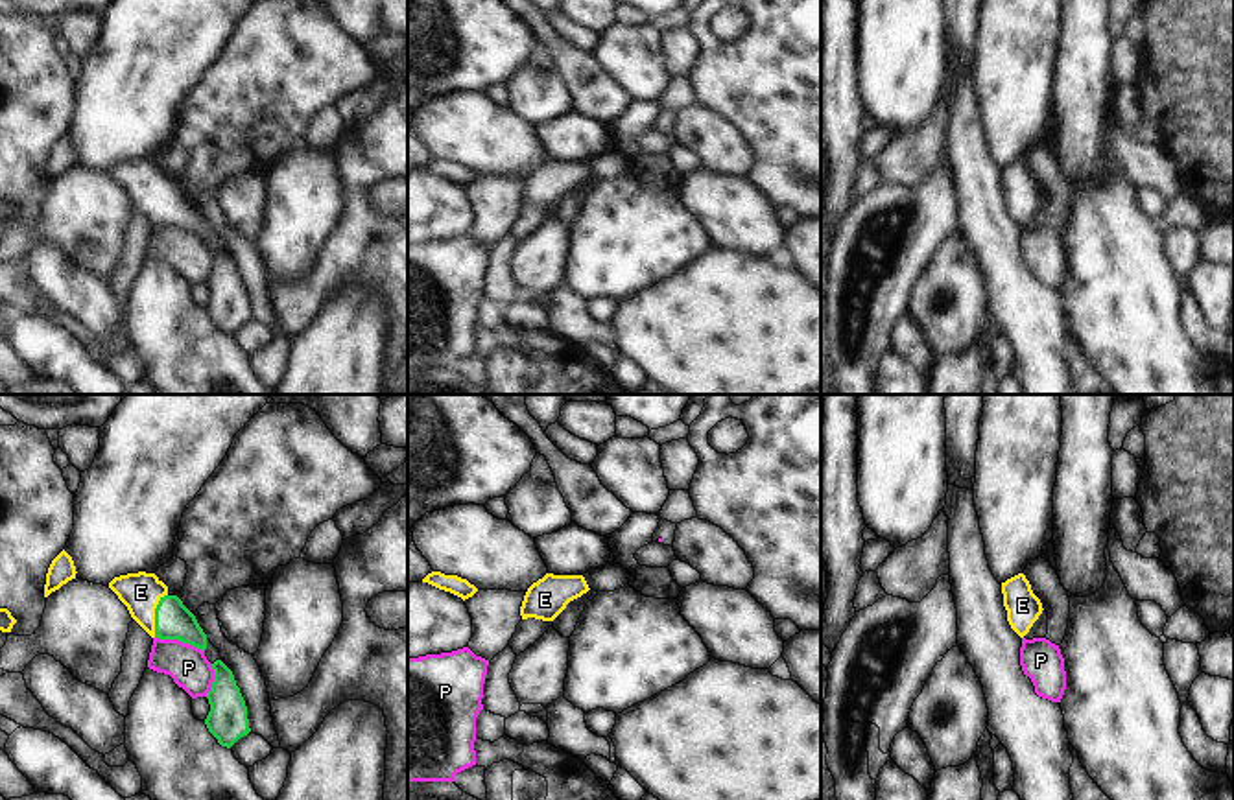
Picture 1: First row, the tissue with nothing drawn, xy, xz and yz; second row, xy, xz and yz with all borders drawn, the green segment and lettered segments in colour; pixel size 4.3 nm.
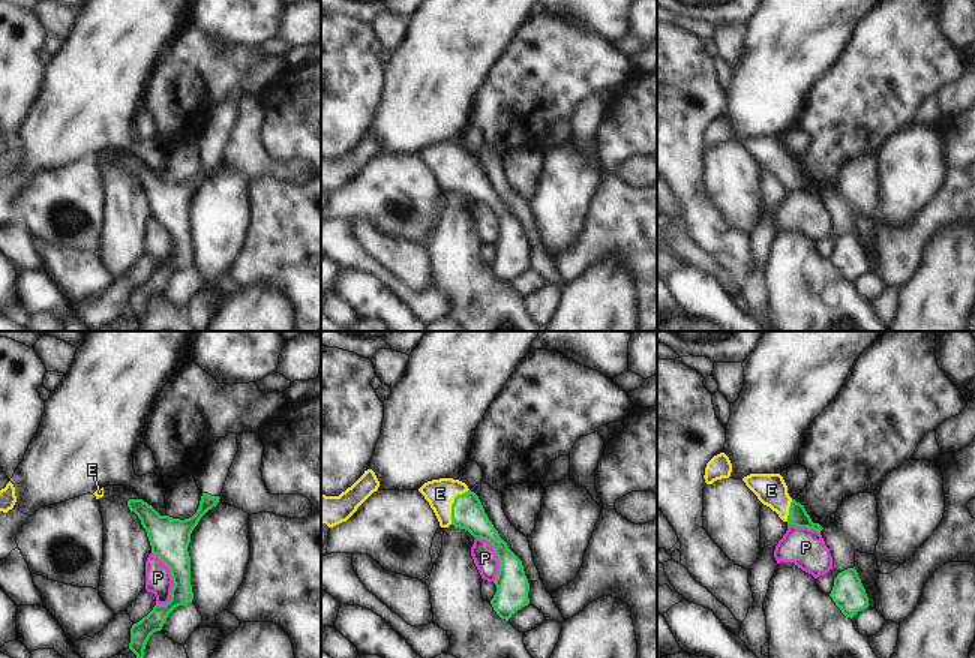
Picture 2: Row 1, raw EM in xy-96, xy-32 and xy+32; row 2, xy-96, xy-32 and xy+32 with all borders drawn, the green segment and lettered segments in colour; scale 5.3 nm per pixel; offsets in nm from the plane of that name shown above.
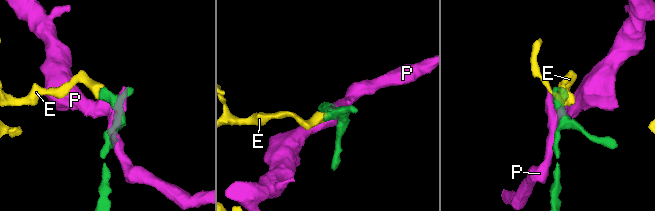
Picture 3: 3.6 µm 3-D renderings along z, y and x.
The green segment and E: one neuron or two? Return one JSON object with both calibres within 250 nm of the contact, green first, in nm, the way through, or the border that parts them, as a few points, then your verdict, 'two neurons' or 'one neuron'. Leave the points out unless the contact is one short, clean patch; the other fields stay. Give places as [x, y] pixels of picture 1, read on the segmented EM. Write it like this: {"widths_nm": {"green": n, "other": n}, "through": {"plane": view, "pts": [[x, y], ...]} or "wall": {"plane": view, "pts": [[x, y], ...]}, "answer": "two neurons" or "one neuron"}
{"widths_nm": {"green": 160, "other": 180}, "through": {"plane": "xy", "pts": [[172, 620], [155, 616], [141, 592]]}, "answer": "one neuron"}

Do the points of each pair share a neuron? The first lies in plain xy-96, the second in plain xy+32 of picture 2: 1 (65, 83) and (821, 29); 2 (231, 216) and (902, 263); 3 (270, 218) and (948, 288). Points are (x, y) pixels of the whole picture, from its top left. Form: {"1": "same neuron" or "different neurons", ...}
{"1": "same neuron", "2": "different neurons", "3": "different neurons"}

